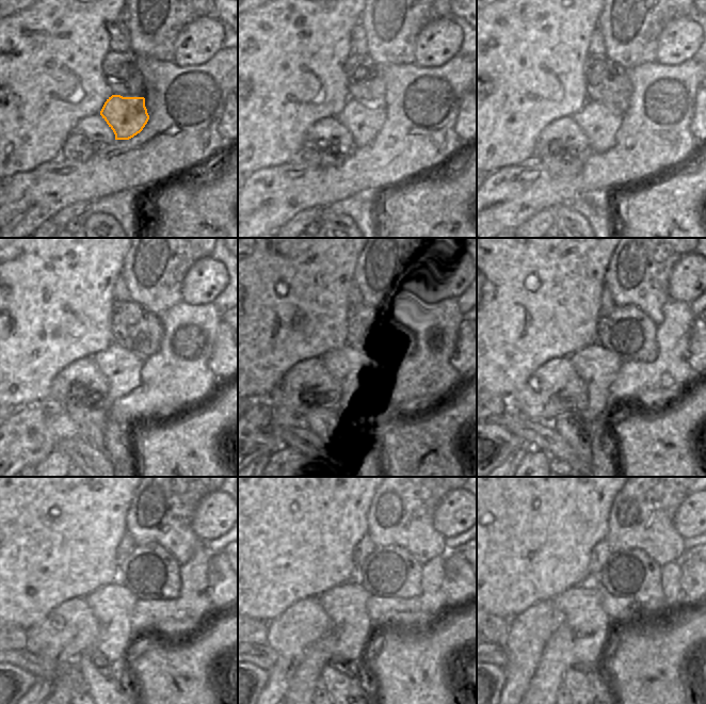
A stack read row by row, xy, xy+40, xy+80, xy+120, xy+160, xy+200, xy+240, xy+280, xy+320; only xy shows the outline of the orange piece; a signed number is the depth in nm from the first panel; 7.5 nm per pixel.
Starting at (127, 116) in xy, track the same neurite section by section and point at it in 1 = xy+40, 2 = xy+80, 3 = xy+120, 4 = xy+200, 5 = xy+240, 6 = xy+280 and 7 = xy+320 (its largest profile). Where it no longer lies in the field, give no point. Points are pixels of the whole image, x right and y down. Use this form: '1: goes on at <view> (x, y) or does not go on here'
1: goes on at xy+40 (364, 123)
2: goes on at xy+80 (600, 125)
3: goes on at xy+120 (122, 367)
4: goes on at xy+200 (596, 366)
5: goes on at xy+240 (112, 605)
6: goes on at xy+280 (346, 605)
7: goes on at xy+320 (581, 638)

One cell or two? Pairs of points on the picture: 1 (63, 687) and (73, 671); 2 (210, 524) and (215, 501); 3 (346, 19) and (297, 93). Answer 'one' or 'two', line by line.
1: one
2: one
3: one

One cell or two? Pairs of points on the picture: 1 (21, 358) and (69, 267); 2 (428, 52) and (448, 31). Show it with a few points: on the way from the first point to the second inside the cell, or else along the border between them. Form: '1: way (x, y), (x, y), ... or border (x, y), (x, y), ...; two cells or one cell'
1: way (21, 336), (21, 315), (47, 289); one cell
2: way (433, 47), (443, 36); one cell

